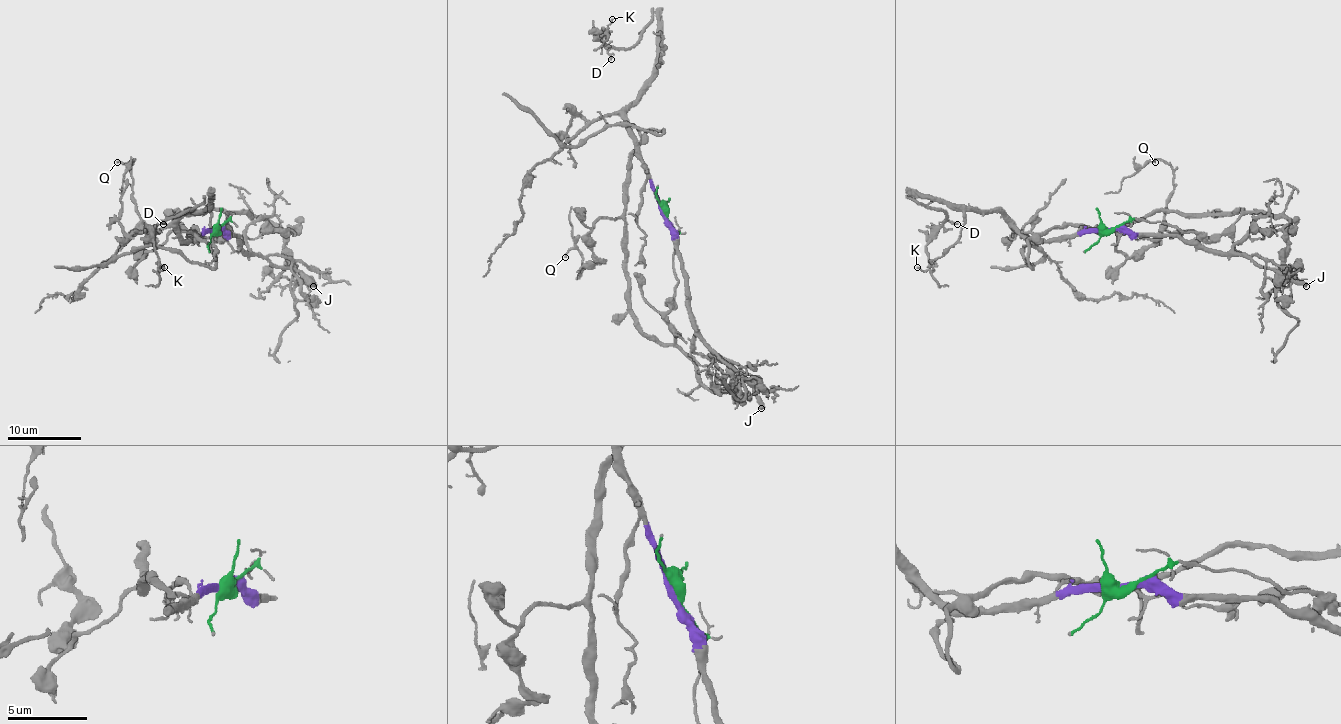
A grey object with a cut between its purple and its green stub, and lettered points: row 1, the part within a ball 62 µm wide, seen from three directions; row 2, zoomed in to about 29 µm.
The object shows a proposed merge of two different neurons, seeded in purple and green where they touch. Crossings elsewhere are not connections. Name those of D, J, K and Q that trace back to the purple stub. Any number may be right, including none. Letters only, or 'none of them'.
D, J, K

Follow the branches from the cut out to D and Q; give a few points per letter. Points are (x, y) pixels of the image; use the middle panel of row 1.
D: (663, 209), (626, 110), (650, 77), (657, 55), (653, 13), (635, 44), (607, 51), (611, 59)
Q: (663, 209), (672, 344), (629, 307), (622, 219), (600, 219), (580, 276), (582, 254), (565, 257)

